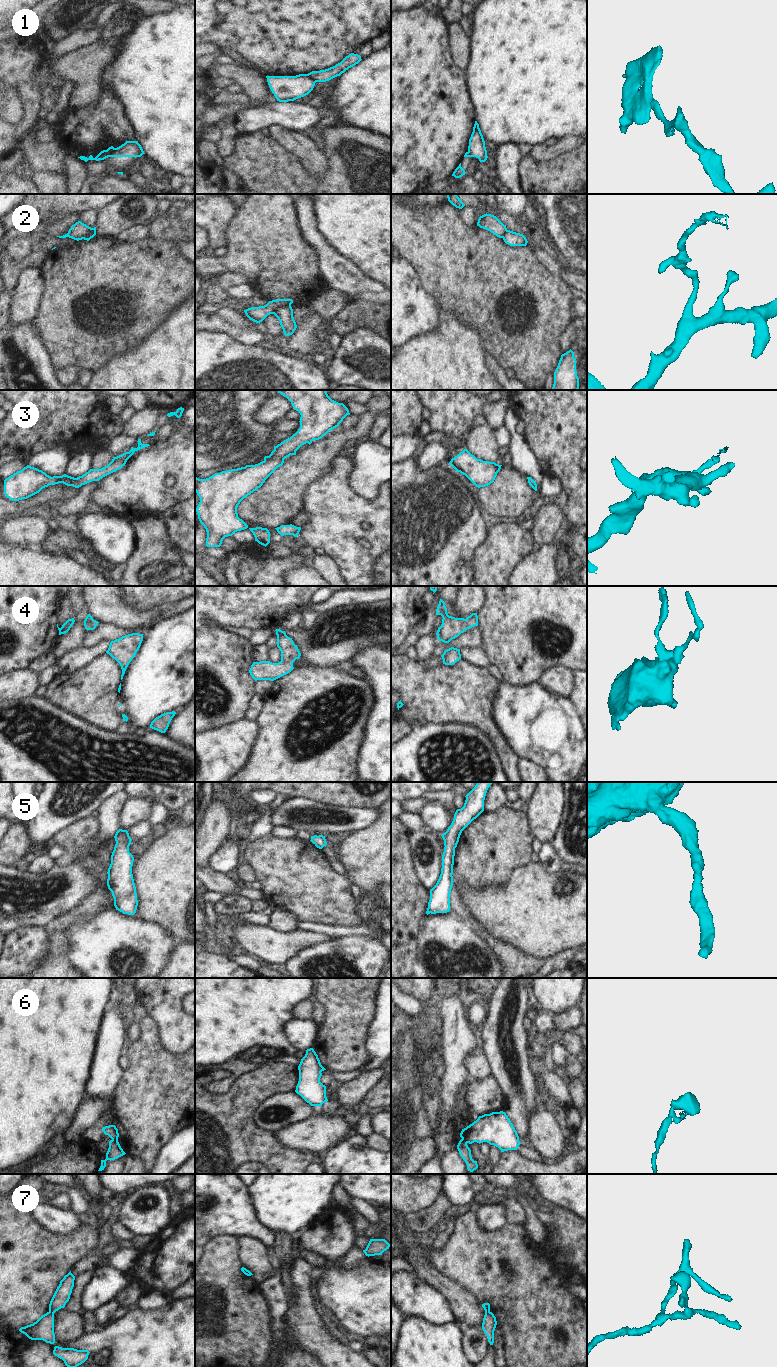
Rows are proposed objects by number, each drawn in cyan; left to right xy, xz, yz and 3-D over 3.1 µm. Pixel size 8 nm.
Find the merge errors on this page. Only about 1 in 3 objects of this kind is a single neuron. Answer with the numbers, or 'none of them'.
1, 2, 6, 7.

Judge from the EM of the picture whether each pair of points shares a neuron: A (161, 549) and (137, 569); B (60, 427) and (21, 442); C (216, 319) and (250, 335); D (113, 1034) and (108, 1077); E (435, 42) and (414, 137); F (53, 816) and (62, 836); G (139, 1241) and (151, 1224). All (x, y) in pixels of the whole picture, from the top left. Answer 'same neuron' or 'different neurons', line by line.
A: same neuron
B: same neuron
C: same neuron
D: same neuron
E: same neuron
F: different neurons
G: different neurons

